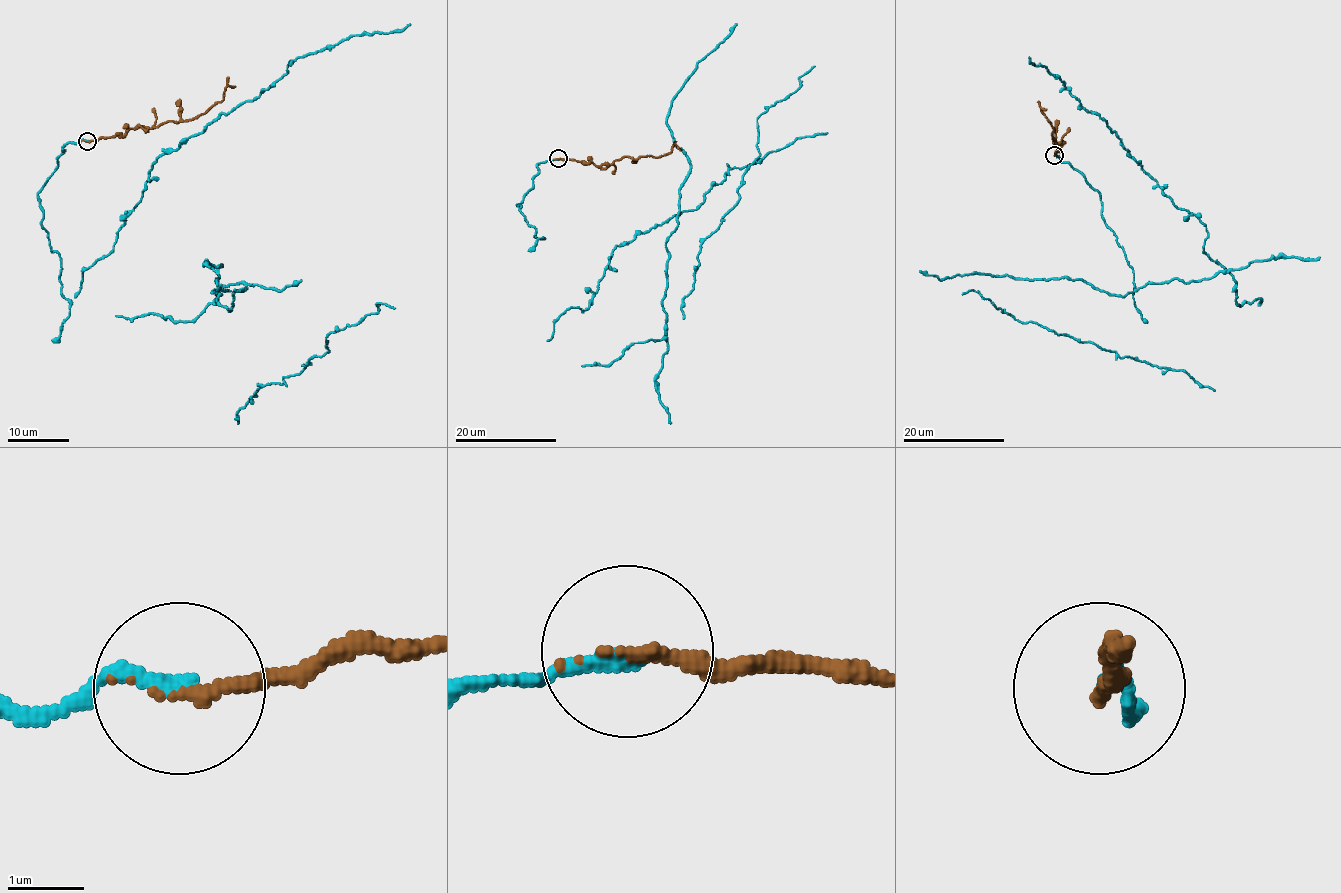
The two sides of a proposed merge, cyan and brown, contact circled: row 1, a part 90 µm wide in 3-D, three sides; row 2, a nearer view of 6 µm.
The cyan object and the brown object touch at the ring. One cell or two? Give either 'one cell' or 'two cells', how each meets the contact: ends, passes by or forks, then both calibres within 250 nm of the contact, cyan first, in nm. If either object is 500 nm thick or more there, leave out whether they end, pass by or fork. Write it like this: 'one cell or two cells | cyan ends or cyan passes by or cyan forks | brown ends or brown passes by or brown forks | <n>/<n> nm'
one cell | cyan ends | brown ends | 200/190 nm

